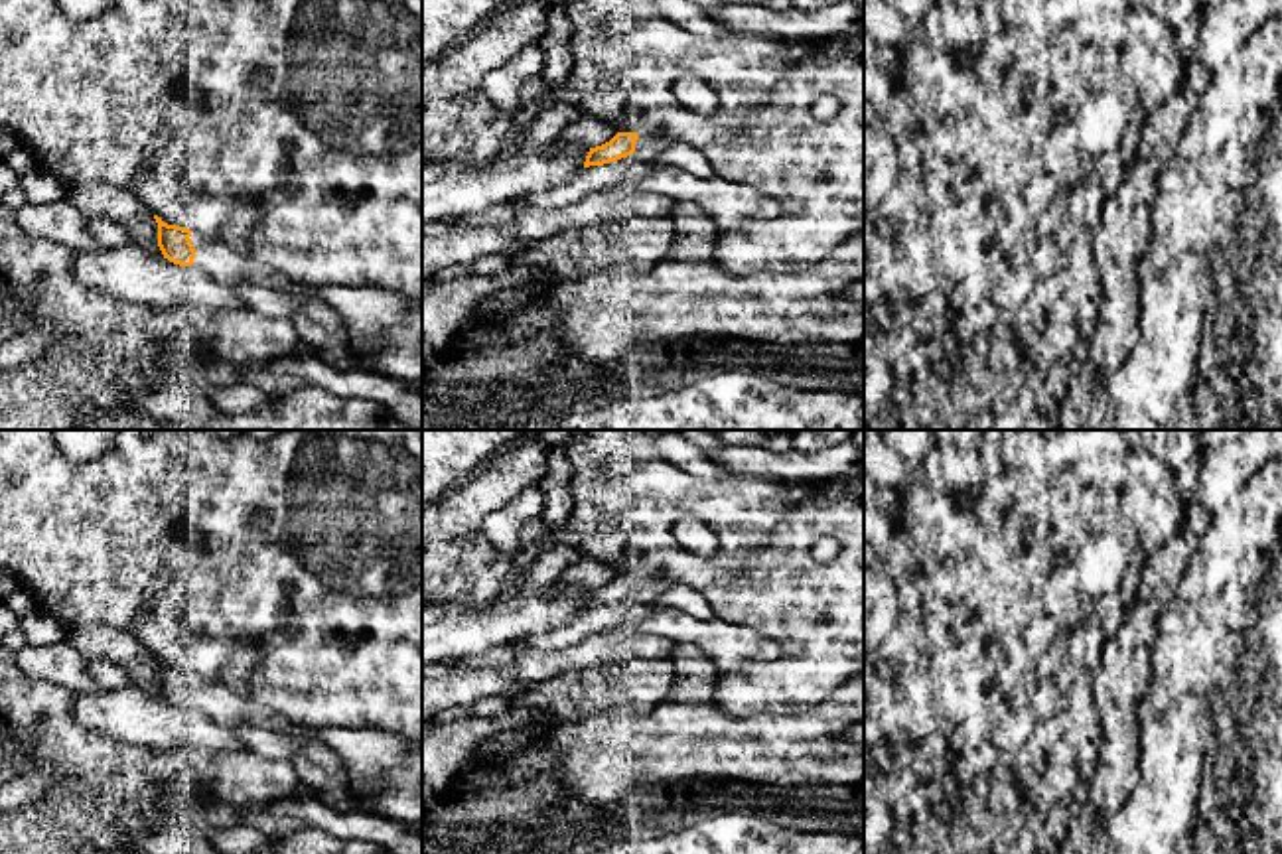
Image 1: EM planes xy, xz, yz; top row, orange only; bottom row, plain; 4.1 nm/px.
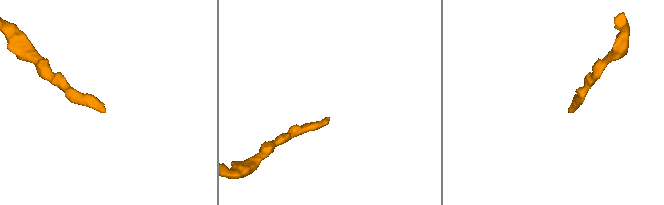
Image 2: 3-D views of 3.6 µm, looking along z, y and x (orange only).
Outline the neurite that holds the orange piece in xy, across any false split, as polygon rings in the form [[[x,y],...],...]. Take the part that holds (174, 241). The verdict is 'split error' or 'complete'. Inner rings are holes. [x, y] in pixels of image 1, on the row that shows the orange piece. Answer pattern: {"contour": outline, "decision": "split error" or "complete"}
{"contour": [[[158,215],[154,219],[158,223],[158,247],[170,262],[201,268],[217,280],[241,276],[245,282],[290,296],[298,306],[308,310],[318,304],[318,286],[292,284],[266,264],[235,254],[221,241],[201,239],[185,227],[164,223]]], "decision": "split error"}

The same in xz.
{"contour": [[[617,132],[609,142],[590,148],[584,168],[604,166],[621,158],[653,158],[675,140],[659,134]]], "decision": "split error"}

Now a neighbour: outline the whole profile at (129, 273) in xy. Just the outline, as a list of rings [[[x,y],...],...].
[[[126,243],[120,249],[75,250],[73,276],[89,288],[148,308],[249,310],[223,280],[179,266]]]

